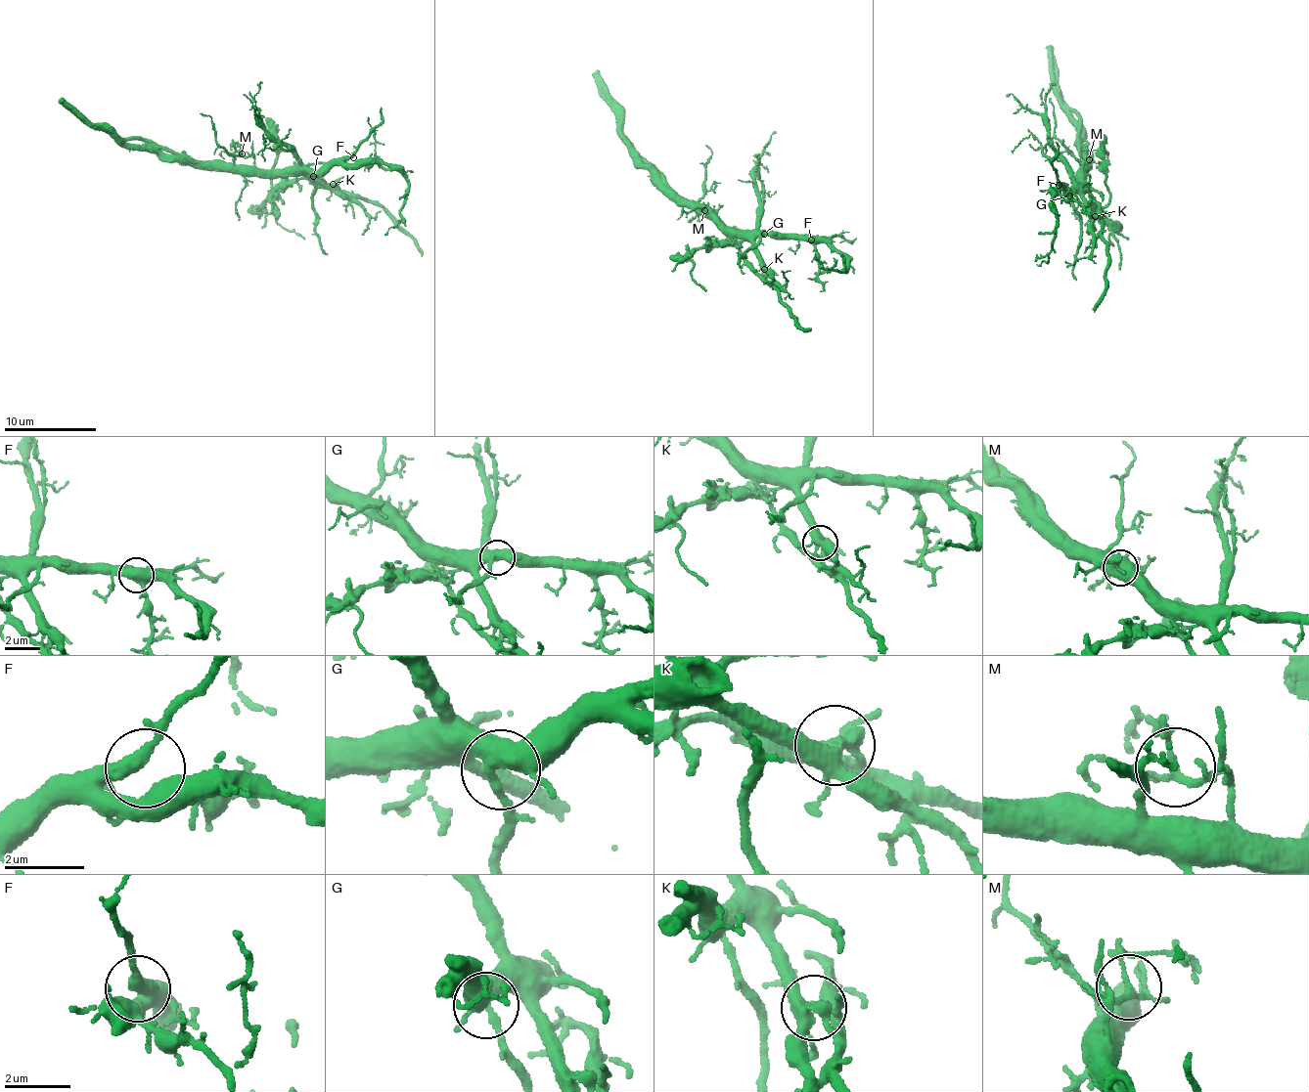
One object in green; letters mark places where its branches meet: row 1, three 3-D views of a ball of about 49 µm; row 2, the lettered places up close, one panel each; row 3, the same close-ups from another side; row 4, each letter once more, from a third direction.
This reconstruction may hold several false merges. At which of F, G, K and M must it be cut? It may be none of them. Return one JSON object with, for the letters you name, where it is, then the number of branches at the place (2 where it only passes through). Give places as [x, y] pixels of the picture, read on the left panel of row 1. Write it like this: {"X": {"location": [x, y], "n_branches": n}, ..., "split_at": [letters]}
{"K": {"location": [333, 184], "n_branches": 6}, "split_at": ["K"]}

